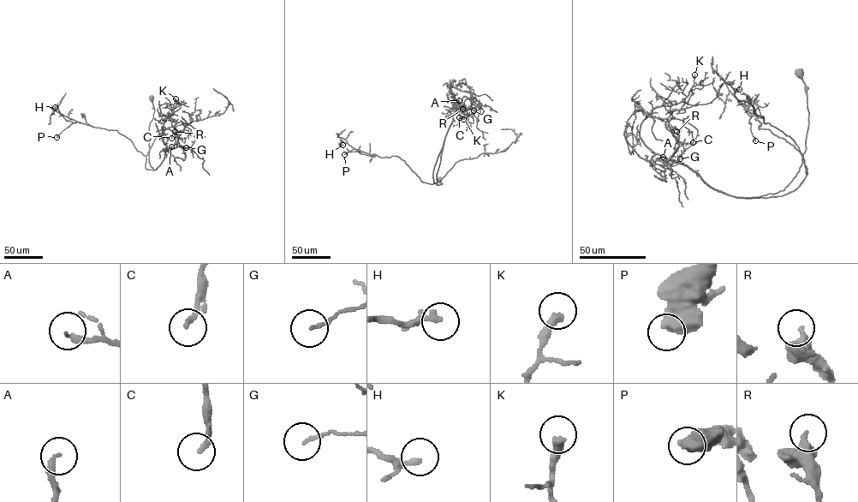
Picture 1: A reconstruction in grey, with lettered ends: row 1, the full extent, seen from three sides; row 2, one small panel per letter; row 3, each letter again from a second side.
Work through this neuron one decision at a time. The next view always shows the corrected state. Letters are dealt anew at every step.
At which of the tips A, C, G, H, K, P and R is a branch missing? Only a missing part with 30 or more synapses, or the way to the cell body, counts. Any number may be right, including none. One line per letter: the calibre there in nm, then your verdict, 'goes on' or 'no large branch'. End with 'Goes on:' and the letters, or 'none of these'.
A: 200 nm thick; no large branch
C: 180 nm thick; no large branch
G: 100 nm thick; no large branch
H: 170 nm thick; no large branch
K: 360 nm thick; no large branch
P: 650 nm thick; no large branch
R: 440 nm thick; no large branch
Goes on: none of these

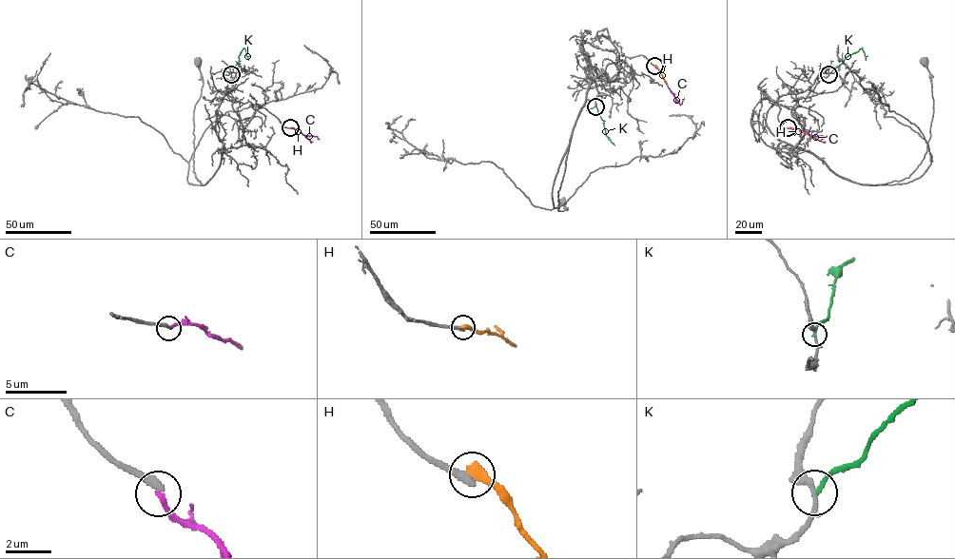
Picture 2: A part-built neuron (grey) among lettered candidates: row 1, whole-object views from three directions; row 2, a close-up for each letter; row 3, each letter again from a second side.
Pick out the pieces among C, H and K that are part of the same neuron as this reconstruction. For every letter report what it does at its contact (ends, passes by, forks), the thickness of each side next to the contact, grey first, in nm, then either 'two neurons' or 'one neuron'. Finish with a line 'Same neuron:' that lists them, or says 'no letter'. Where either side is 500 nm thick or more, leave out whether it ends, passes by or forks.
C: it ends there; 300 nm thick on the grey side, 200 nm on the other; one neuron
H: it ends there; 340 nm thick on the grey side, 440 nm on the other; two neurons
K: it ends there; 200 nm thick on the grey side, 200 nm on the other; two neurons
Same neuron: C

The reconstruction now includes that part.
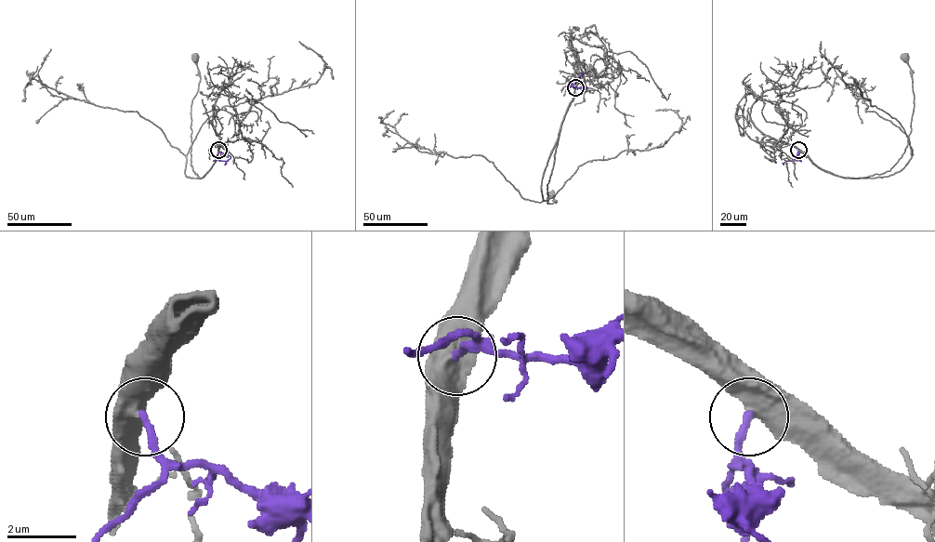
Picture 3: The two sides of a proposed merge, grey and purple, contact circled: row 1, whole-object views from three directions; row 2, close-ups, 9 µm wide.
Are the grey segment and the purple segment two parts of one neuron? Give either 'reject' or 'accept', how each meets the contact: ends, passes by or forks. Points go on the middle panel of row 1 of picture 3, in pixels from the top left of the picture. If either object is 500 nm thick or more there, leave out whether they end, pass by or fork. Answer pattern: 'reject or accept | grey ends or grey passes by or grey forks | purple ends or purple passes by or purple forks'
accept | grey passes by | purple ends

